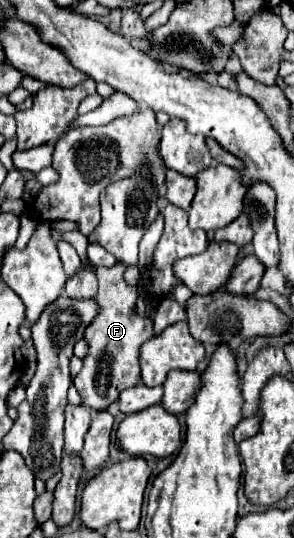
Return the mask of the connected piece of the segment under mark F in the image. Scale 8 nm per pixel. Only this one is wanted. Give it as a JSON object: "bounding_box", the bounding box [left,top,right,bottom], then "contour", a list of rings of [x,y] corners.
{"bounding_box":[74,263,154,413],"contour":[[[118,263],[110,269],[98,267],[98,295],[96,301],[100,305],[98,317],[86,329],[84,339],[90,343],[88,355],[84,357],[82,371],[74,377],[74,387],[78,389],[82,403],[88,405],[94,413],[108,409],[114,401],[118,401],[120,391],[136,387],[140,381],[140,367],[138,367],[138,351],[144,341],[154,337],[152,321],[146,317],[132,315],[132,307],[136,303],[136,287],[124,283],[124,263]]]}

